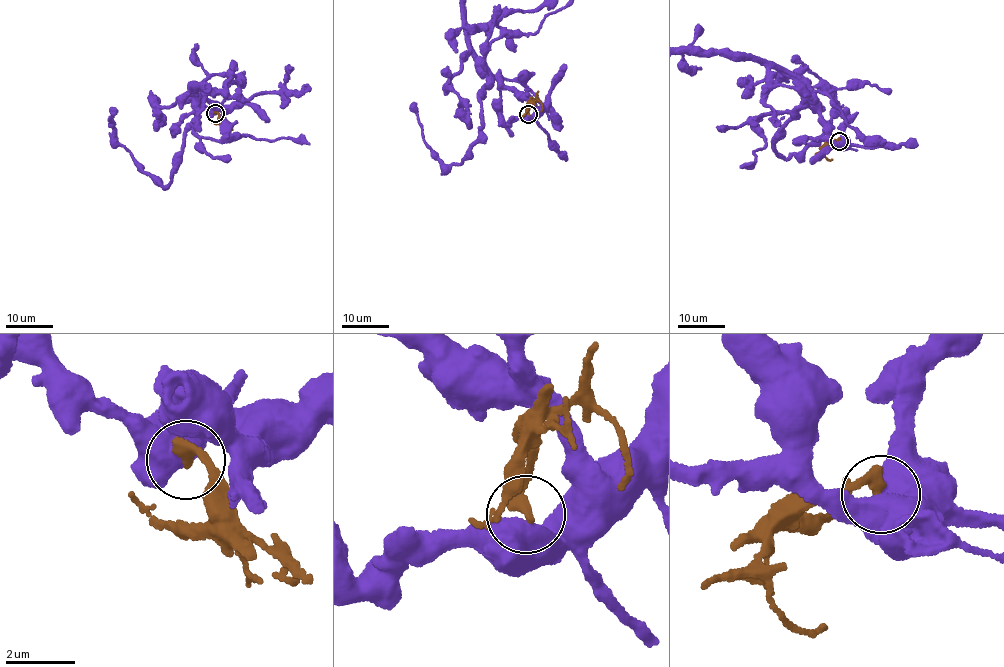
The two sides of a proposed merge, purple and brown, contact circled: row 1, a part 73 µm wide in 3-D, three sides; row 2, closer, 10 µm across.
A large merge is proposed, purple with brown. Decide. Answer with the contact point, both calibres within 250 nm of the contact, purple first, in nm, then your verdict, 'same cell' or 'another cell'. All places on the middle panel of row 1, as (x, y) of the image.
place (528, 114); calibres 750 and 400 nm; another cell

